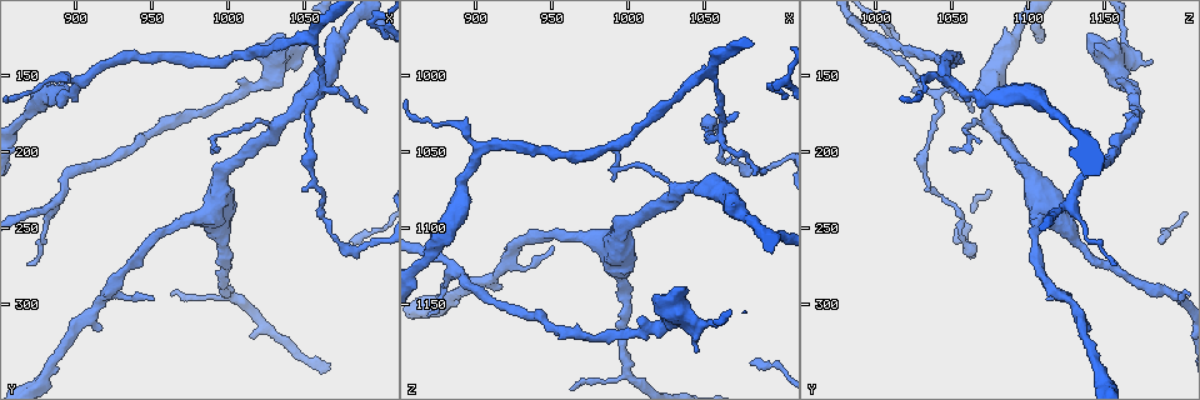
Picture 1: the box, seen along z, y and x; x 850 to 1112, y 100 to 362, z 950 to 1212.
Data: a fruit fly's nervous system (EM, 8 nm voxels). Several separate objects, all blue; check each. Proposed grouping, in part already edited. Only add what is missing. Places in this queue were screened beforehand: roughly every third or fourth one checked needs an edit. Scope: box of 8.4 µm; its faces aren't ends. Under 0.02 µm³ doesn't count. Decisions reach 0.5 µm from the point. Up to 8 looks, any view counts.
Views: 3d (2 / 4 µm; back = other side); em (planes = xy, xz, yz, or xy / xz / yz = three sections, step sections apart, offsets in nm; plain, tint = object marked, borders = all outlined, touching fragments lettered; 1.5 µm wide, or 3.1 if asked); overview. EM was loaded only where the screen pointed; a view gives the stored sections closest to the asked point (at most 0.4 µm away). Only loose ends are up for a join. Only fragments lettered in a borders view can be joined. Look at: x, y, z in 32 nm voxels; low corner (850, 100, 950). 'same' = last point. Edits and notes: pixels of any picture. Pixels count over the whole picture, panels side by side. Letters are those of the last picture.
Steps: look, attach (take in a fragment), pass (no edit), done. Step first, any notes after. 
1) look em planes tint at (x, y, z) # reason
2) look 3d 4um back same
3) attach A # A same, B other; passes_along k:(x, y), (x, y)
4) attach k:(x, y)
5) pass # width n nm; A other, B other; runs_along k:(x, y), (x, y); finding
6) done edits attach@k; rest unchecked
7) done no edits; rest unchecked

look em planes borders at (952, 296, 1114) # branch stops here

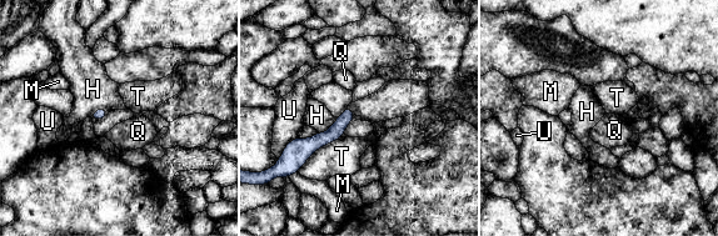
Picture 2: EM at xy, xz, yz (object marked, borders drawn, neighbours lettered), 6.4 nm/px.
pass # H other, M other, Q other, T other, U other; runs_along 2:(350, 114), (298, 160); none of them fits

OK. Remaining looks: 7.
look 3d 4um at (1048, 142, 1178) # an open end

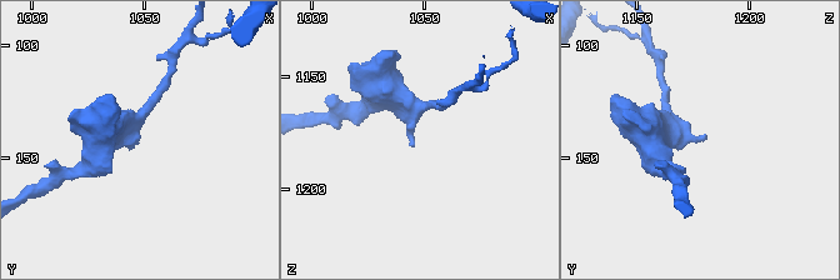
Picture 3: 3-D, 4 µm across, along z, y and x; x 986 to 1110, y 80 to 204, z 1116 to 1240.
look em xz step 4 borders at (1046, 141, 1180)

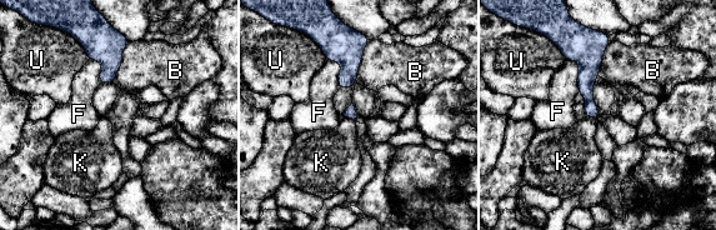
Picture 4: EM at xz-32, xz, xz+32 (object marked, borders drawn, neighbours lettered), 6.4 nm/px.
pass # B other, F other, K other, U other; border 4:(344, 115), (354, 120); no lettered fragment goes on from it

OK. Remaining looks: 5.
look em xy step 4 plain at (1090, 174, 1064) # branch stops here

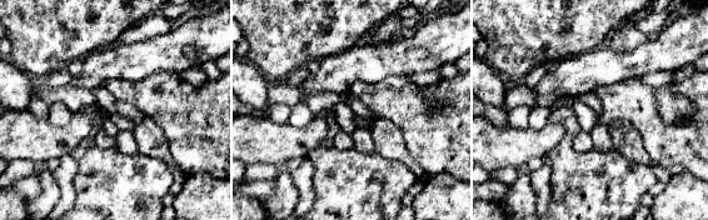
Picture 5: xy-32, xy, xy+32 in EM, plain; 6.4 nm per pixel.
look em xy step 4 borders same

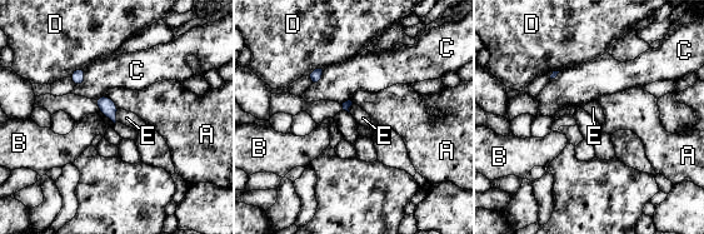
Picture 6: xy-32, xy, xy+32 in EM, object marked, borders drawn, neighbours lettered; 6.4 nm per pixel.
pass # longest_contact C 140 nm; A other, B other, C other, D other, E other; none of them fits

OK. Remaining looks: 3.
done no edits; rest unchecked

